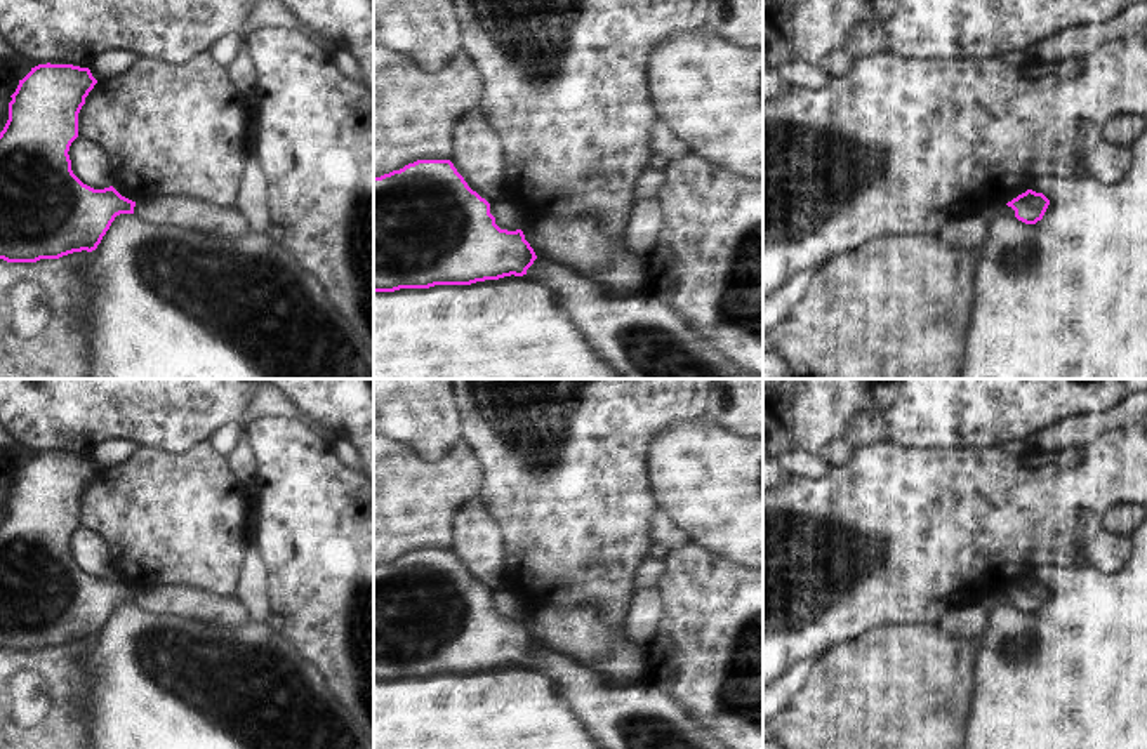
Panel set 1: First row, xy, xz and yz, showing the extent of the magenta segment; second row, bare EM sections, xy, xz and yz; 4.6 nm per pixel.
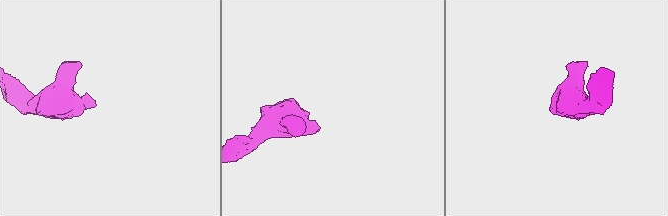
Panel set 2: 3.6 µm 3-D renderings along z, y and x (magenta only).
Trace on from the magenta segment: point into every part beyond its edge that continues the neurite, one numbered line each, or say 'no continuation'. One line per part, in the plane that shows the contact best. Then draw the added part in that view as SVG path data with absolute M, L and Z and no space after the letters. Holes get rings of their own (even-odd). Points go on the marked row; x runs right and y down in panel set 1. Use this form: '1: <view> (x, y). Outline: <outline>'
1: xz (638, 338). Outline: M542 257L527 276L554 294L589 348L620 379L761 379L733 365L659 299L613 295Z

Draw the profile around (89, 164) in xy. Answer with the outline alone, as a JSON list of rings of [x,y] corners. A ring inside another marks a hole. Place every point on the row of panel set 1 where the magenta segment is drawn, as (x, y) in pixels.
[[[76,137],[70,146],[70,160],[73,174],[94,189],[113,186],[109,174],[109,156],[101,148],[83,137]]]

